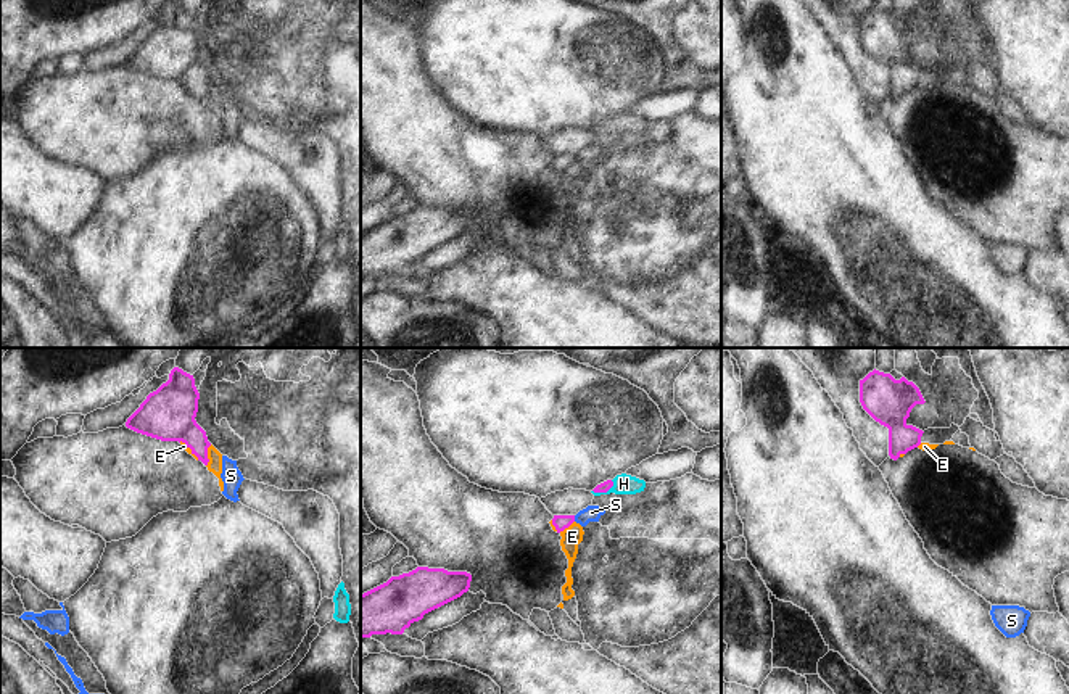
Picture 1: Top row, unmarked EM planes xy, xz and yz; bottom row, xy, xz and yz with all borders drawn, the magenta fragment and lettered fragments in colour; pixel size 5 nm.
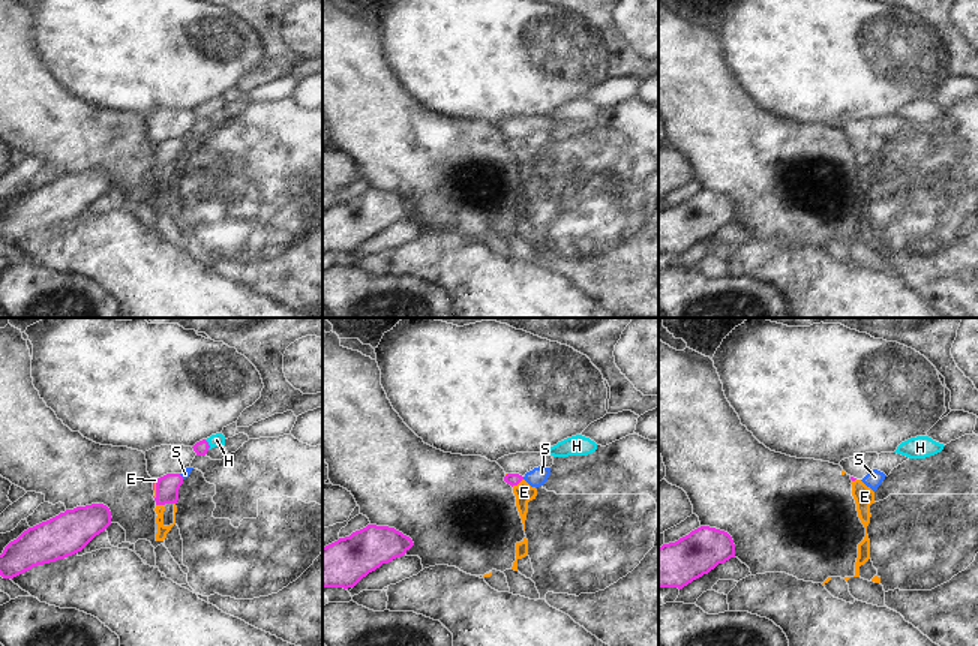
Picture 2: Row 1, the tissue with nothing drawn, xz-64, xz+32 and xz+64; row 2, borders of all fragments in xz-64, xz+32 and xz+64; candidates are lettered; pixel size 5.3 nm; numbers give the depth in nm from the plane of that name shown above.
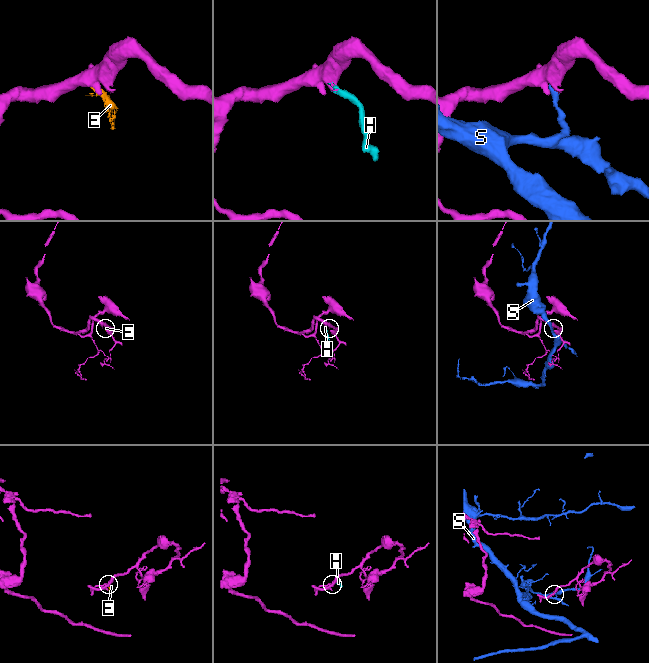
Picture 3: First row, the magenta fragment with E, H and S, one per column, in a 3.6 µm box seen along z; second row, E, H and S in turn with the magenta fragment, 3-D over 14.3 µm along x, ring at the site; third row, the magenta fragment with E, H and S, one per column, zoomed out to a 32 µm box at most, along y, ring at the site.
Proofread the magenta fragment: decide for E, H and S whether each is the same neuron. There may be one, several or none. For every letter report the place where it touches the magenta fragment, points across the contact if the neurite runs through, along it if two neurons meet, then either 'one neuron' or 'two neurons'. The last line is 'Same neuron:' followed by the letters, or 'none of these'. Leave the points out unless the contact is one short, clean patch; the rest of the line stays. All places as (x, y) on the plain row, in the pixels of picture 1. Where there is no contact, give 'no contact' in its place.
E: contact xz (562, 169); border xz (573, 160), (559, 171), (551, 163); two neurons
H: contact xz (604, 131); way xz (604, 126), (604, 131), (623, 123); one neuron
S: contact xz (573, 158); two neurons
Same neuron: H

